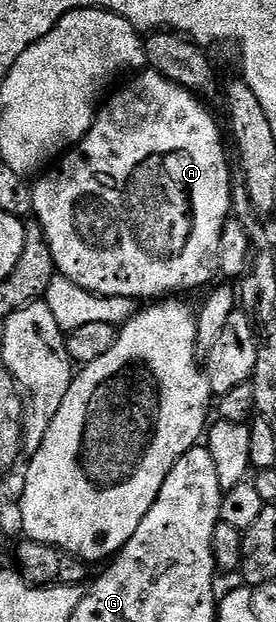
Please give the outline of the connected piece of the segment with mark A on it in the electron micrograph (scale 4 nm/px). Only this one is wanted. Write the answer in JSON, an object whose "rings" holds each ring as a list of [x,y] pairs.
{"rings":[[[151,68],[137,73],[133,78],[136,79],[126,83],[116,95],[113,93],[97,109],[90,132],[86,132],[83,140],[67,151],[51,167],[52,174],[45,173],[35,179],[32,186],[32,195],[34,196],[32,214],[35,221],[39,222],[41,228],[44,229],[44,235],[50,244],[50,252],[54,256],[54,264],[59,277],[70,280],[74,284],[78,284],[78,288],[86,288],[86,292],[98,294],[102,298],[122,296],[133,300],[141,300],[140,298],[160,300],[165,296],[179,295],[176,294],[179,290],[192,290],[195,286],[204,285],[207,287],[213,281],[211,278],[217,277],[220,269],[218,248],[222,240],[224,226],[230,221],[232,214],[234,175],[232,175],[231,168],[228,167],[228,150],[223,146],[224,138],[220,135],[220,126],[216,123],[215,116],[204,107],[207,105],[197,95],[178,84],[174,84],[166,76],[156,73]]]}

